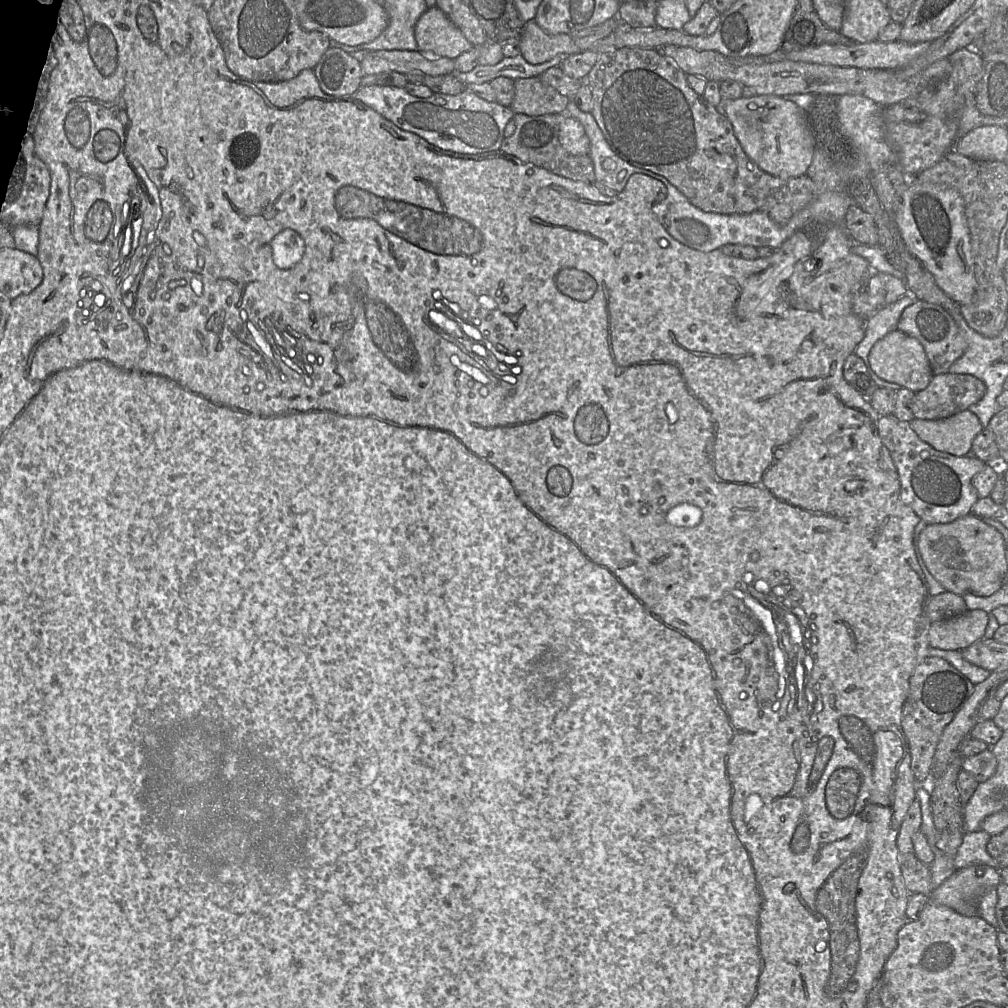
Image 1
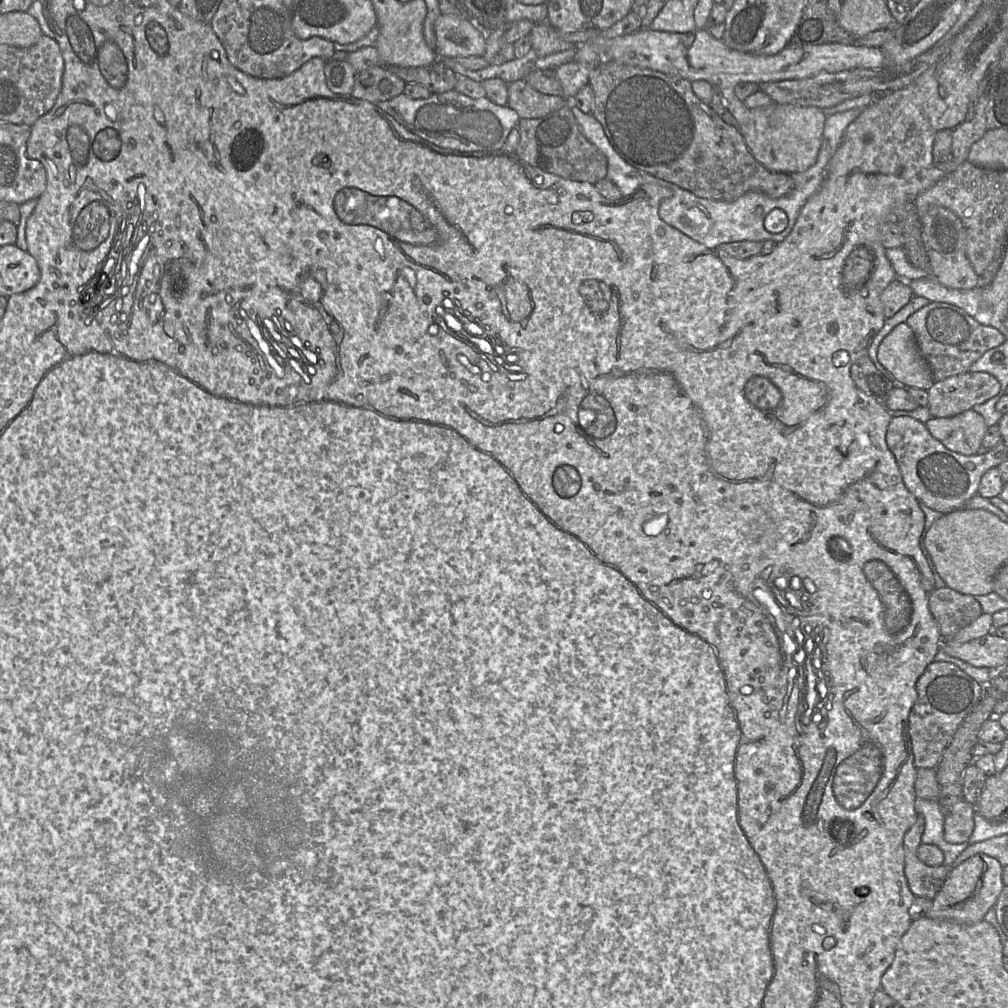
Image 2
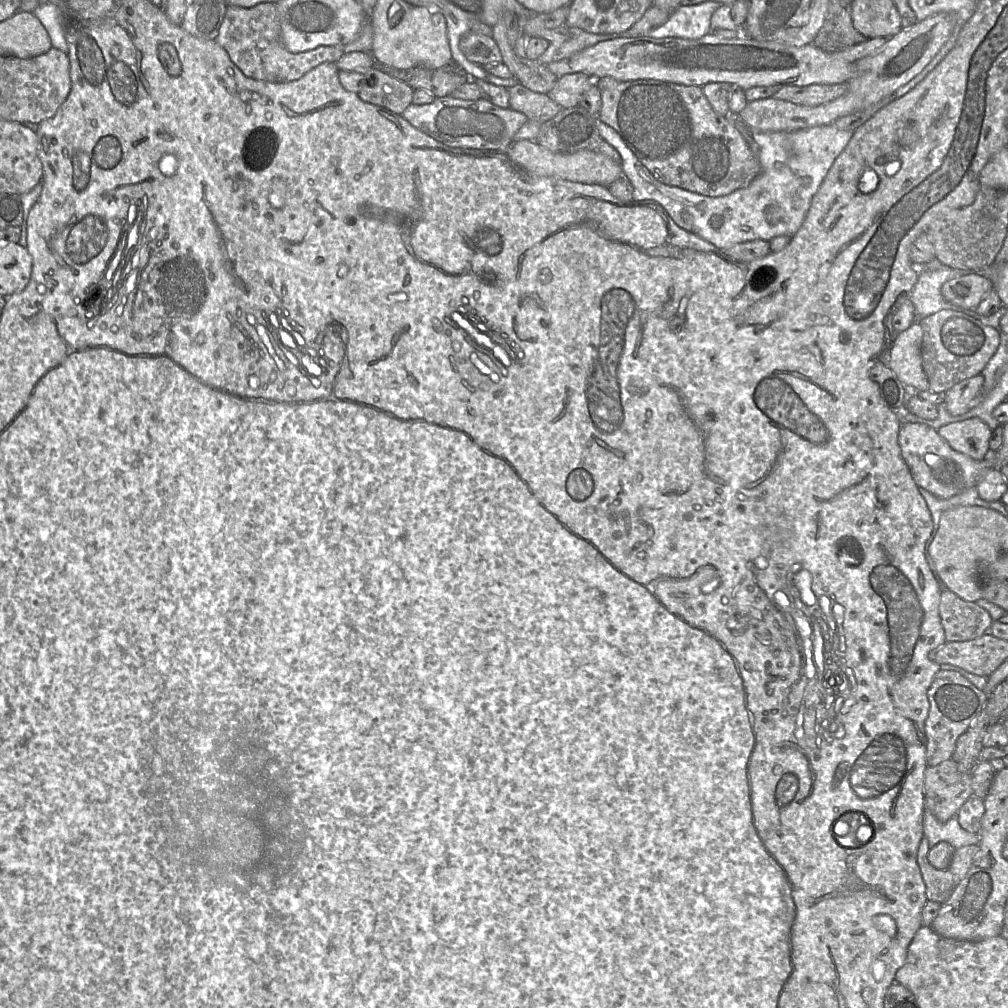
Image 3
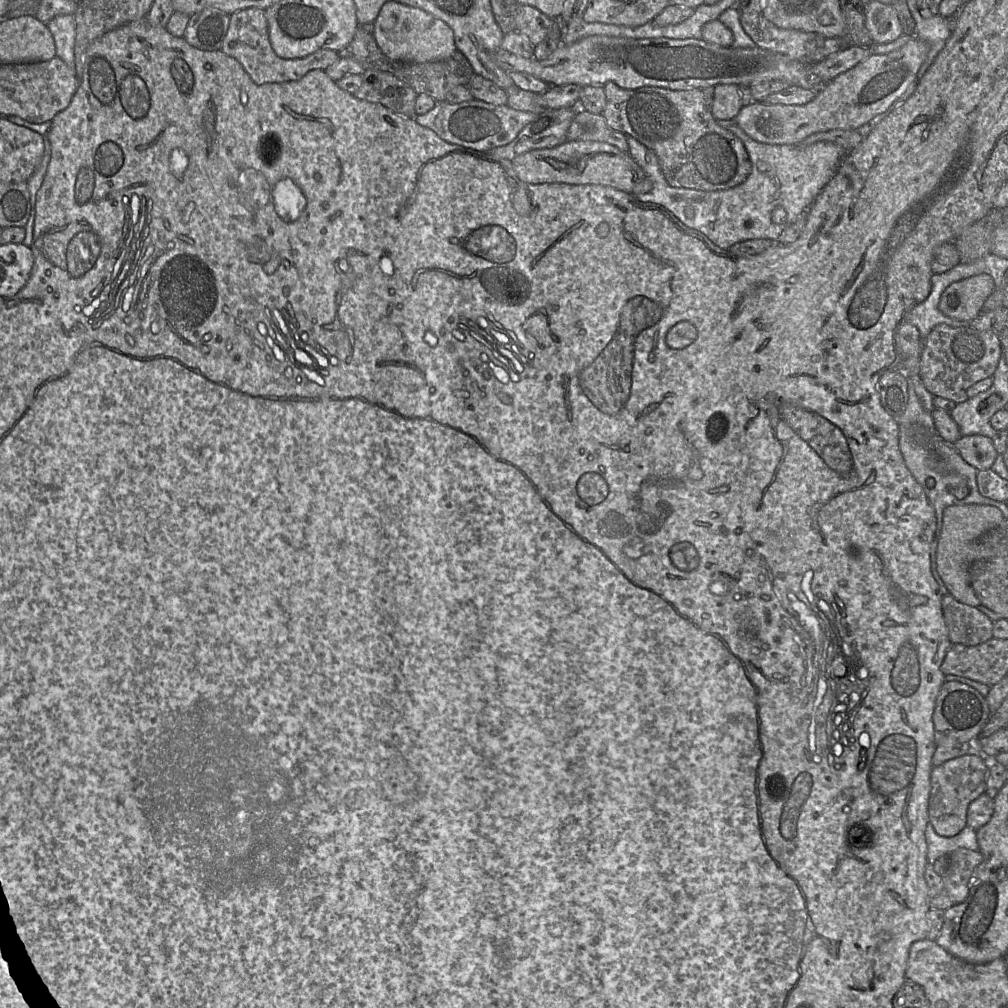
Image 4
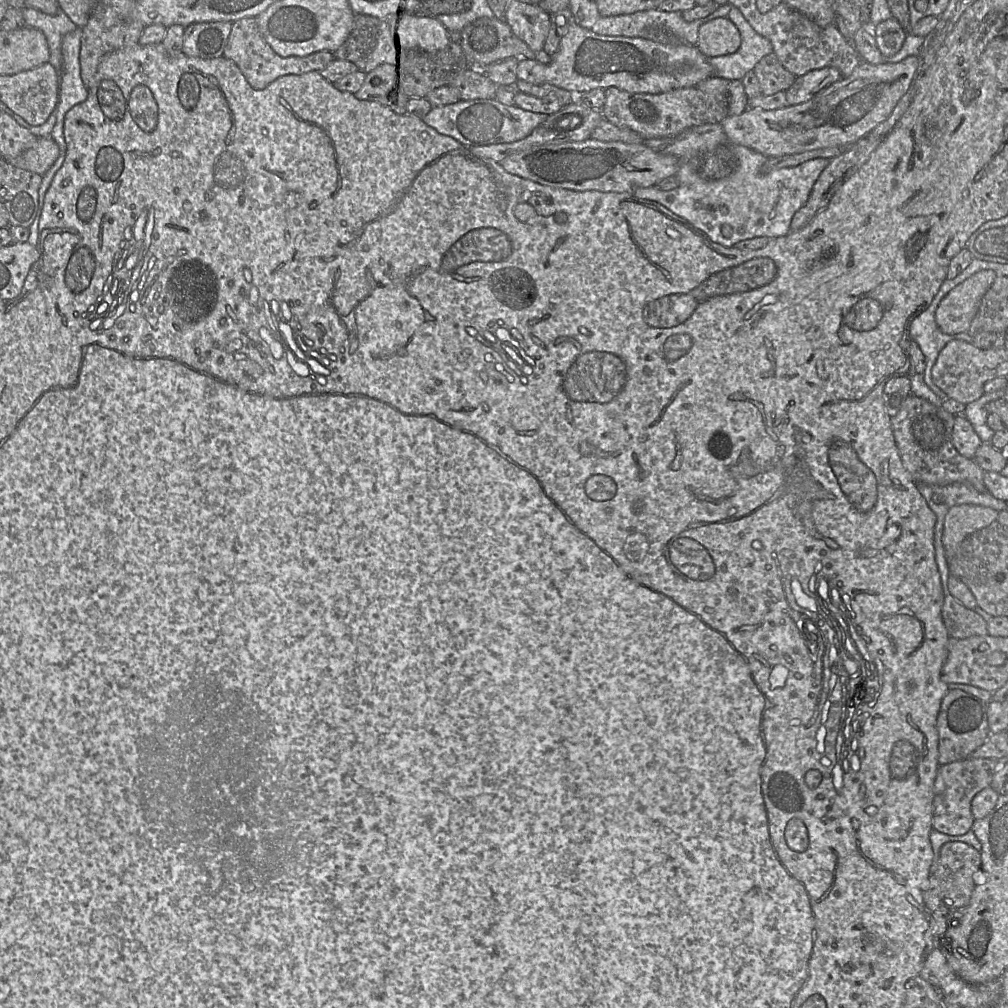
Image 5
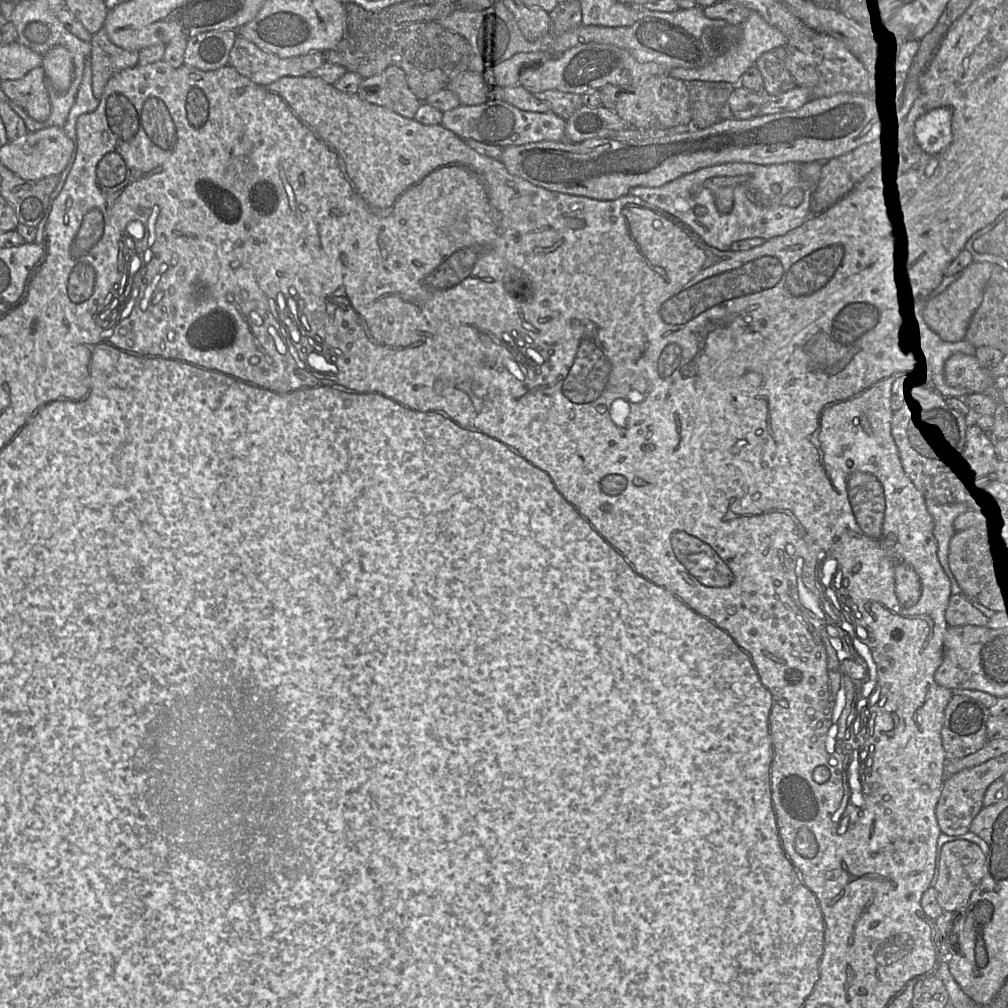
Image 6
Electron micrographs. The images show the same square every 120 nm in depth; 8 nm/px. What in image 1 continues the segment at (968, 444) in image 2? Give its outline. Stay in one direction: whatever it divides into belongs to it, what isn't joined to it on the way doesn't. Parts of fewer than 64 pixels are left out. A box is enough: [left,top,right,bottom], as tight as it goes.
[911,409,983,456]

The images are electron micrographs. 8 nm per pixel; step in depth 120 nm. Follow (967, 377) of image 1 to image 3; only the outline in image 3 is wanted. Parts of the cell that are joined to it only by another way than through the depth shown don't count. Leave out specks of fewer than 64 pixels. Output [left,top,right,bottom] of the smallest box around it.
[943,374,985,416]

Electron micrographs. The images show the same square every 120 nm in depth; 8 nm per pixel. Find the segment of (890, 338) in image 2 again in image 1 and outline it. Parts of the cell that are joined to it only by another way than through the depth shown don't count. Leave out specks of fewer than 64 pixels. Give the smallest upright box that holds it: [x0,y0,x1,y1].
[869,329,934,393]

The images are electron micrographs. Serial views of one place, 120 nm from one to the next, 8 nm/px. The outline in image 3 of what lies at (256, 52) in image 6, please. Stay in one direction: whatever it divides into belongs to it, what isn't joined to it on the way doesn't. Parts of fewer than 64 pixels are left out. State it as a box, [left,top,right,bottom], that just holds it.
[216,2,342,82]

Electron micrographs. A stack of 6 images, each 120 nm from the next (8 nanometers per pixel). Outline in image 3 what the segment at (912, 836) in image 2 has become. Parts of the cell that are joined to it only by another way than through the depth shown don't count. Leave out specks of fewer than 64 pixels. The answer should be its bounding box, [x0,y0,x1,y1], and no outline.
[917,836,955,904]

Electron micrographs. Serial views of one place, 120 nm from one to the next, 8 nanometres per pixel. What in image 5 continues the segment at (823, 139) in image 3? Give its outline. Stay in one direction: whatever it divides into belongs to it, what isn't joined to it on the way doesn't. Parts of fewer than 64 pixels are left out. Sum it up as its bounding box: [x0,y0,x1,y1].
[633,123,830,247]

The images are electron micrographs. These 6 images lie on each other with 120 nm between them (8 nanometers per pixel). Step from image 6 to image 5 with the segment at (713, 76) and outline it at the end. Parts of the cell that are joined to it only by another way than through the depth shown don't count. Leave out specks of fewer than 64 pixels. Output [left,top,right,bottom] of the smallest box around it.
[708,6,773,80]

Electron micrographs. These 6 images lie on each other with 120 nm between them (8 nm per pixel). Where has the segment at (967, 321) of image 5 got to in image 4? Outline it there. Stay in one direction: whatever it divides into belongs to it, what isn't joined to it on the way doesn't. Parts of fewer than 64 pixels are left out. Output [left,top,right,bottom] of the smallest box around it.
[938,274,995,321]

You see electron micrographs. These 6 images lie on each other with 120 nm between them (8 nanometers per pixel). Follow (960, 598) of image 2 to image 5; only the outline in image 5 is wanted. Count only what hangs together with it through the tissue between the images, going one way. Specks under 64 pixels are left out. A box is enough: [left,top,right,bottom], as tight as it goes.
[942,594,988,639]

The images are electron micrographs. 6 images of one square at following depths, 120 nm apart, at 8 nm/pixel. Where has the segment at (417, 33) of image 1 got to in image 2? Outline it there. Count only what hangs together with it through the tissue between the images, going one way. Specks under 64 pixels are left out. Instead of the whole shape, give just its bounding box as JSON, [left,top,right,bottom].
[434,14,486,58]

